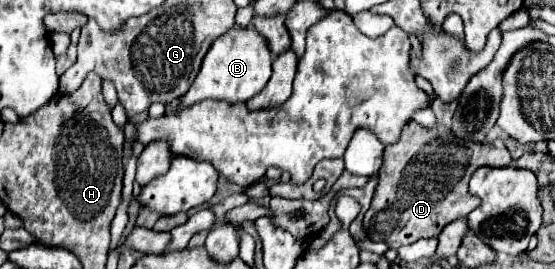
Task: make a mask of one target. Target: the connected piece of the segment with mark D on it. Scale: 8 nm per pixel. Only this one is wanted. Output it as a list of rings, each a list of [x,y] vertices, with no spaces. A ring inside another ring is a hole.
[[[410,121],[402,131],[400,141],[384,149],[376,193],[370,209],[364,213],[366,235],[372,241],[384,241],[394,249],[422,237],[438,237],[444,225],[464,219],[480,205],[480,201],[468,193],[470,175],[480,165],[506,167],[512,165],[512,157],[502,141],[458,141],[458,137],[450,133],[450,127],[442,123],[438,123],[434,129],[426,129]]]

